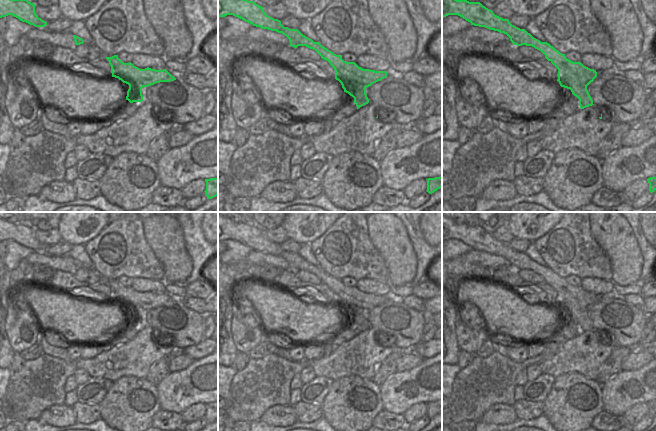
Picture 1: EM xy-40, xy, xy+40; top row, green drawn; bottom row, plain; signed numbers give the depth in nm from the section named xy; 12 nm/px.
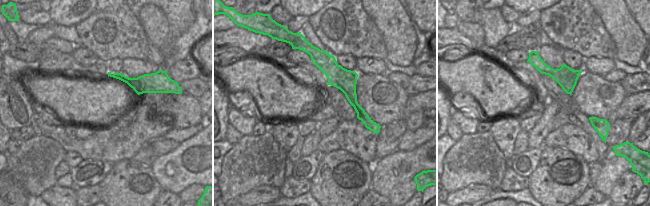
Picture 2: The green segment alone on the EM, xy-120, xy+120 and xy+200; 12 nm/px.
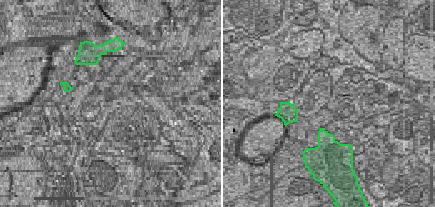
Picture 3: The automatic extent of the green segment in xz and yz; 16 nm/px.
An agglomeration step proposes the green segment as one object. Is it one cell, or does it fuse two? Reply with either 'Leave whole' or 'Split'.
Split

